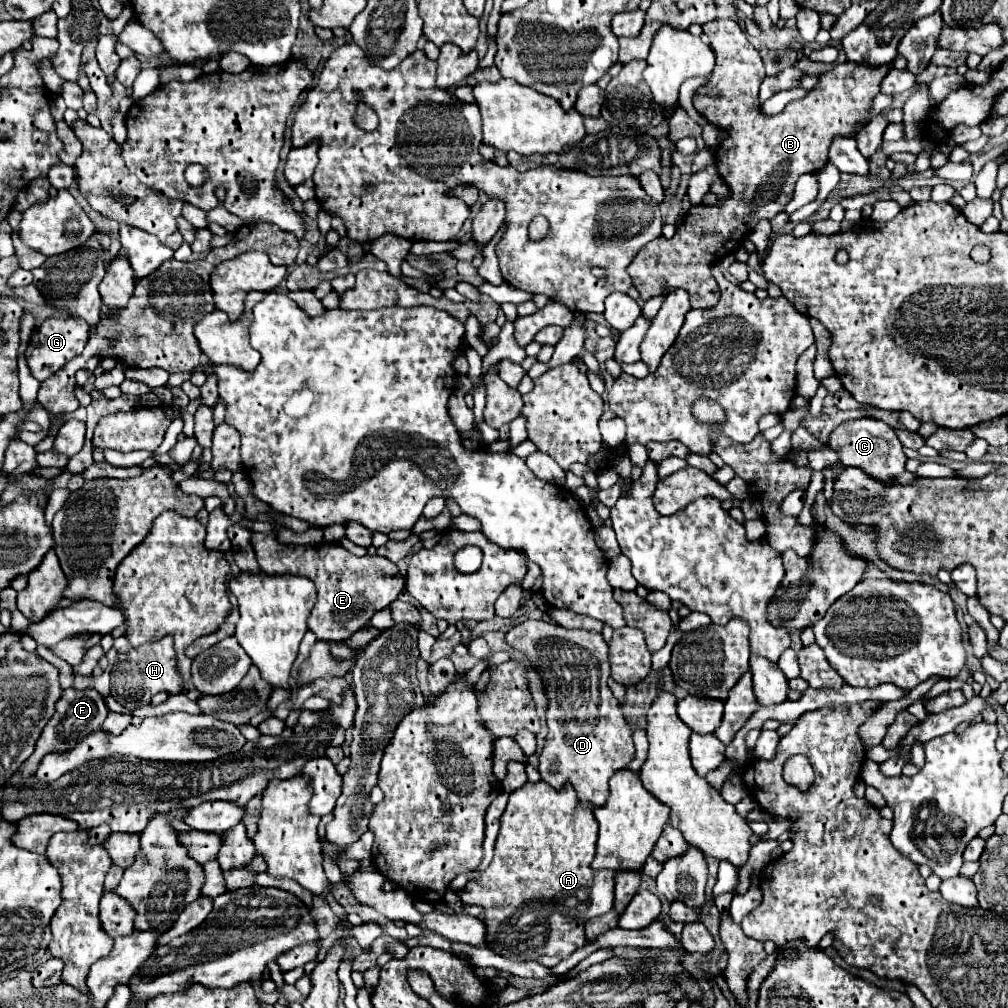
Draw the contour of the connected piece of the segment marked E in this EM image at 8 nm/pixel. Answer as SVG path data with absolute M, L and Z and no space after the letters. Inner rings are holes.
M256 533L252 545L258 565L266 575L302 575L316 585L318 601L308 619L308 629L322 641L348 639L360 627L368 625L370 617L388 607L404 589L404 577L392 561L386 561L386 557L380 555L356 557L340 543L284 545L272 535Z

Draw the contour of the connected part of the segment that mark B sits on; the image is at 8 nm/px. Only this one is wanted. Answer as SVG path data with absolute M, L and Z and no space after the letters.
M718 19L710 21L704 27L704 33L710 37L710 45L716 53L716 67L710 75L710 79L704 83L706 89L716 89L718 97L710 95L694 95L694 107L716 127L720 125L722 129L728 129L728 137L720 143L716 151L716 167L724 183L730 187L730 199L720 201L714 207L692 207L686 217L682 219L682 225L678 227L676 235L672 239L666 237L656 237L654 241L646 243L640 251L638 257L628 265L628 275L634 281L634 287L640 291L642 299L656 297L660 289L666 285L672 289L686 289L690 293L690 301L694 309L708 309L718 301L718 285L710 273L710 265L720 259L722 255L734 251L736 247L742 245L742 237L746 237L758 221L762 219L772 219L784 207L788 205L792 193L794 193L794 183L798 181L800 175L804 173L818 173L822 167L828 163L828 147L830 141L836 135L852 135L862 123L870 119L872 111L872 99L880 93L880 83L886 77L886 73L894 67L894 61L886 65L868 65L868 63L854 63L854 61L844 61L844 63L834 63L832 69L826 73L818 75L818 83L814 89L808 91L804 99L792 101L790 105L784 107L780 115L763 116L761 113L761 103L759 102L759 82L765 77L765 68L758 51L750 45L746 33L740 29L740 25L732 19Z

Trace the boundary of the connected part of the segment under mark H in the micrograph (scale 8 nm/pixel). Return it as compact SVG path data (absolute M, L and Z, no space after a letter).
M164 637L158 641L150 641L128 655L128 669L114 669L112 677L112 697L126 709L136 709L150 703L150 697L160 691L168 691L172 695L182 691L182 679L176 671L176 653L174 653L174 639Z

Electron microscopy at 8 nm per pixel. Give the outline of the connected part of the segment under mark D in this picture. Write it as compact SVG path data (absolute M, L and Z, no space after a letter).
M536 621L534 639L530 639L528 633L530 629L522 625L522 645L518 647L530 659L534 669L540 673L544 693L548 697L548 707L546 707L548 735L544 741L544 747L540 753L540 765L538 765L542 781L552 785L554 789L560 789L562 783L570 783L576 789L580 801L590 801L596 807L600 807L608 799L608 779L618 769L626 769L634 757L632 727L626 723L618 699L608 689L608 679L610 679L608 645L598 633L568 631L564 627L558 627L546 621Z

